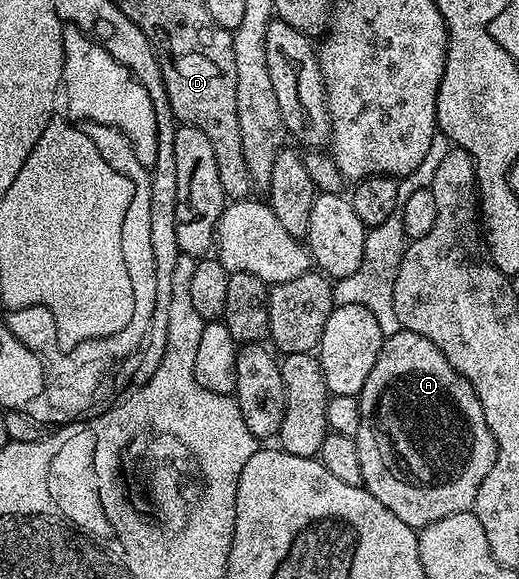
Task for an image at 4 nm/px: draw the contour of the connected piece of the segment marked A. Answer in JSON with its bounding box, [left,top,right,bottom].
[354,331,498,531]

